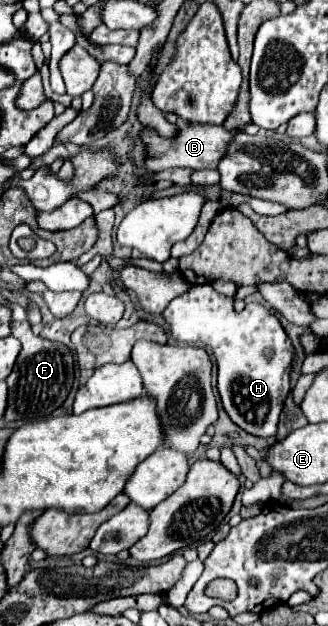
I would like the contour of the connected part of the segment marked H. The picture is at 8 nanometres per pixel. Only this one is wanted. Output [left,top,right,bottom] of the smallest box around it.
[163,284,295,436]

